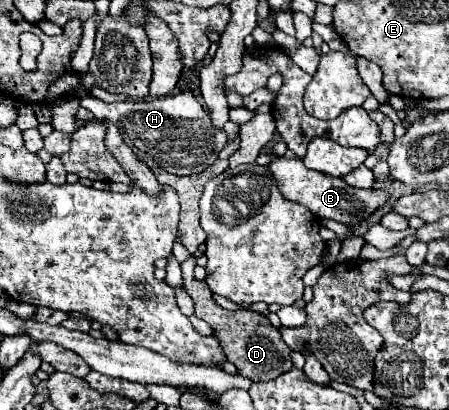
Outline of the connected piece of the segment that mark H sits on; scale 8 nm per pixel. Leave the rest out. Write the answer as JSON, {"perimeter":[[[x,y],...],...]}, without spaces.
{"perimeter":[[[191,91],[143,99],[143,101],[125,101],[125,103],[105,103],[93,95],[85,95],[79,101],[81,107],[89,109],[97,119],[107,119],[119,127],[123,143],[143,159],[149,169],[161,167],[175,175],[193,175],[201,173],[217,159],[219,151],[227,143],[227,133],[211,125],[209,113],[195,99]]]}

